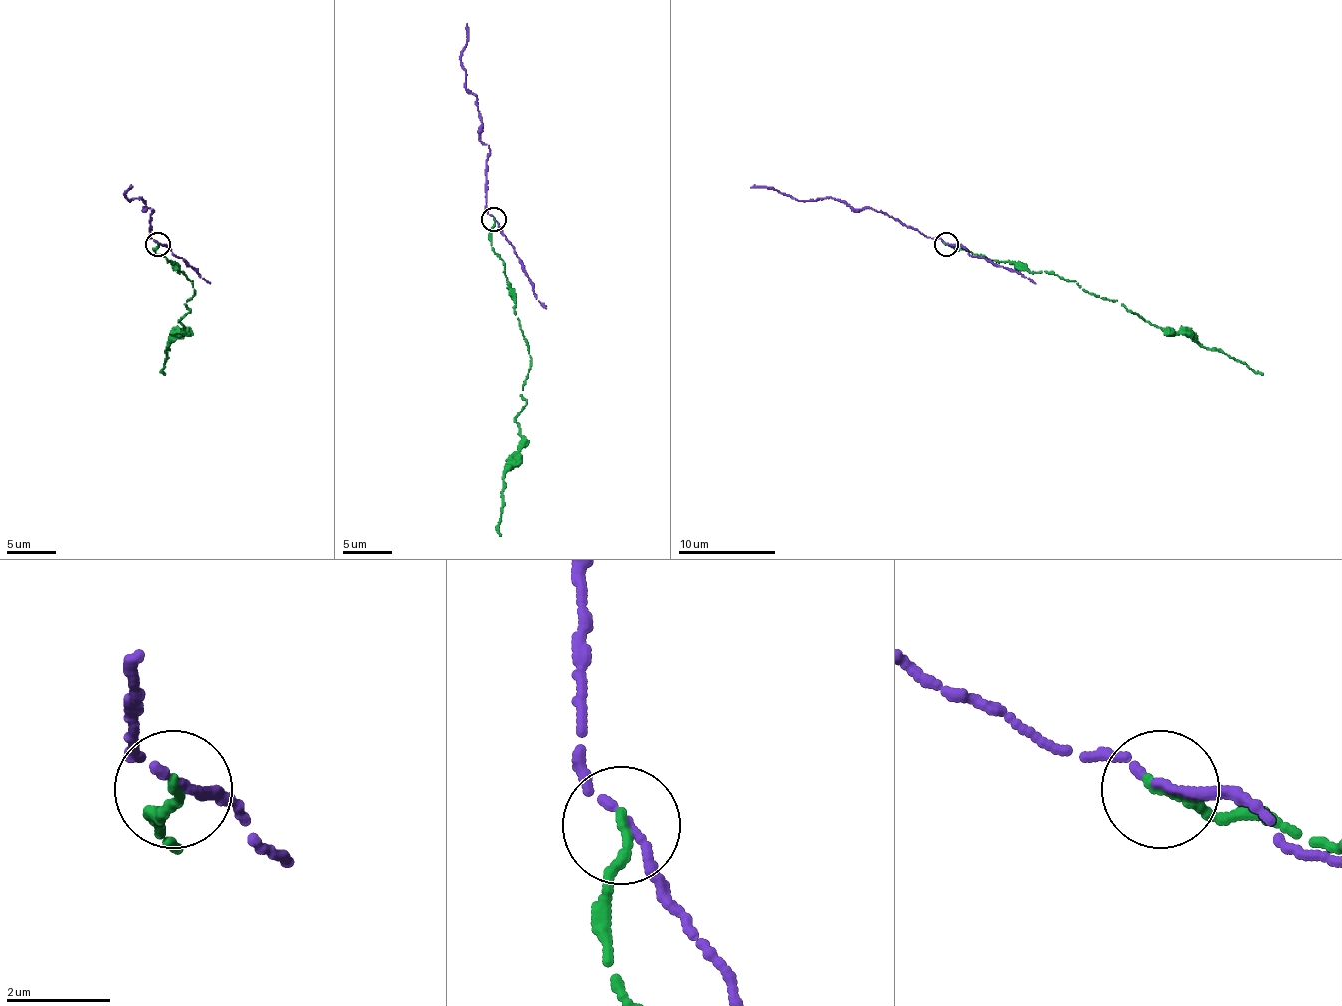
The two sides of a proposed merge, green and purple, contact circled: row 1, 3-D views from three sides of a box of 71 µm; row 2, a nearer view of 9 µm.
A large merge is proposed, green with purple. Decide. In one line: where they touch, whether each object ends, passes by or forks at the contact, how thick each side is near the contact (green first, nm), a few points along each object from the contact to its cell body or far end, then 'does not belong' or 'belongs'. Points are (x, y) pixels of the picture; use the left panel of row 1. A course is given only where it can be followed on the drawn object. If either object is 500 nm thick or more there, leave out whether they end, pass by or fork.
at (157, 244); green ends there; purple passes by; 200 nm thick on the green side, 160 nm on the other; green runs (158, 245), (156, 255), (194, 289), (180, 320), (185, 330), (165, 352), (165, 374); purple runs (158, 242), (151, 238), (153, 211), (143, 208), (146, 206), (141, 196), (129, 201), (124, 196), (131, 186); does not belong

